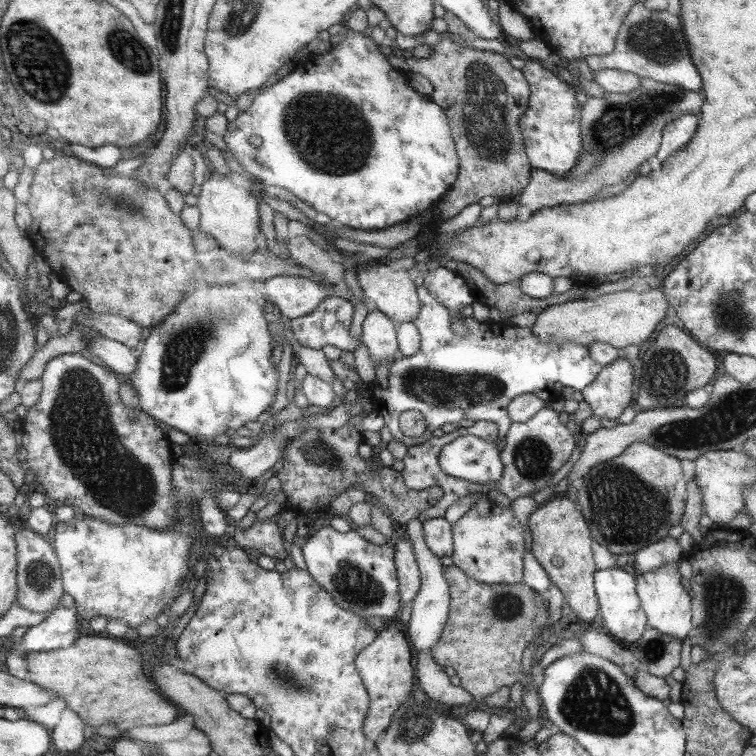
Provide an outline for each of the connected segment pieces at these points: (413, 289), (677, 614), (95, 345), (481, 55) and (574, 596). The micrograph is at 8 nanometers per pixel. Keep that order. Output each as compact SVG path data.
M379 265L359 271L356 277L371 307L388 315L395 324L412 322L412 320L418 316L421 302L418 298L417 287L413 284L413 281L407 277L406 270L399 269L396 271L390 269L387 265Z
M677 561L670 562L649 572L637 575L636 595L640 598L642 609L648 617L651 628L658 630L661 634L682 641L692 628L689 620L692 620L692 608L689 608L689 594L681 586L681 576L677 570Z
M101 335L90 342L90 352L94 352L101 364L108 366L119 376L127 376L136 365L137 359L131 355L131 348Z
M441 33L437 42L425 48L427 57L406 59L408 72L417 72L432 86L430 97L437 106L443 108L449 122L453 122L453 138L457 138L457 158L459 158L456 181L443 198L432 209L420 217L374 231L364 231L336 224L321 225L303 216L288 202L277 198L265 198L265 204L279 212L287 220L297 220L309 232L325 233L339 238L351 238L355 242L372 244L392 249L402 242L417 236L420 227L428 220L445 221L468 204L479 202L483 196L497 199L507 195L520 195L528 185L533 170L522 145L519 130L519 116L528 106L528 81L520 70L513 68L501 54L489 50L475 50L461 46Z
M558 495L537 508L527 520L527 528L531 536L530 553L541 568L547 573L563 595L563 602L569 606L576 617L583 622L591 622L597 614L597 598L593 594L593 555L591 538L587 530L585 518L575 510L573 502Z

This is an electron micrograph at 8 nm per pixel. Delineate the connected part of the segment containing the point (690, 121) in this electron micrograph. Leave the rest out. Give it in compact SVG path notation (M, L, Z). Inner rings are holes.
M691 114L682 115L664 127L661 146L653 155L657 162L662 163L667 157L673 156L676 150L683 149L695 135L699 118Z

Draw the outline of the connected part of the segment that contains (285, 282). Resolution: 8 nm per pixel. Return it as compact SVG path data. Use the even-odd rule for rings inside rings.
M301 275L272 276L263 286L268 302L290 319L309 314L325 296L319 283Z

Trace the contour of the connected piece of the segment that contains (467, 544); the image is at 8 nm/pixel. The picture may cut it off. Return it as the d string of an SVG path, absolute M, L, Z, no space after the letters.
M478 498L452 527L456 549L452 564L460 567L469 578L489 585L517 585L523 582L524 557L523 526L511 508L503 508L491 499Z

